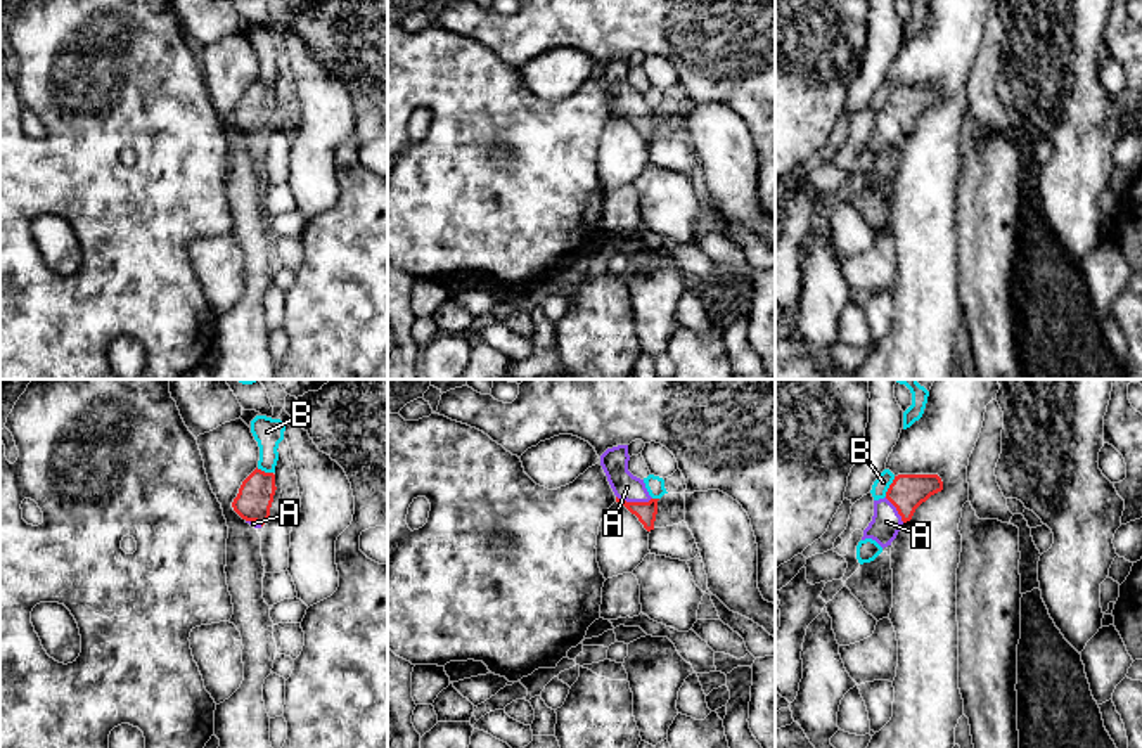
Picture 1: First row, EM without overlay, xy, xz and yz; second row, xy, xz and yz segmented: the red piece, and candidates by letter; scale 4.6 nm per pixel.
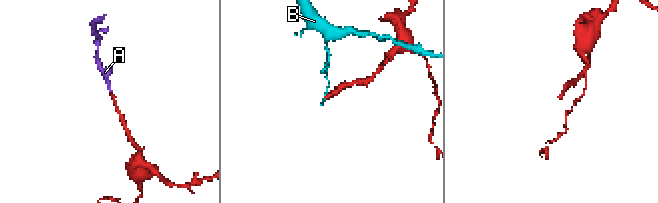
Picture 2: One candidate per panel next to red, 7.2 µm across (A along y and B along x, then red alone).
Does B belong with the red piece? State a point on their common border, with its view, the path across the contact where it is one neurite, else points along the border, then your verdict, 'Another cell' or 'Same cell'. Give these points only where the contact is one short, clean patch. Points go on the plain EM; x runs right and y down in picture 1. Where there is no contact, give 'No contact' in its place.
Touches red at yz (890, 99). Boundary: yz (895, 89), (885, 108). Another cell

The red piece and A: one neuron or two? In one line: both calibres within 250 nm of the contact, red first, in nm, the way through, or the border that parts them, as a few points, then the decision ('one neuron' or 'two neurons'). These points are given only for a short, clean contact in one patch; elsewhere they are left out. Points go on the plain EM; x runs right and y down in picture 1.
100 nm thick on the red side, 130 nm on the other; runs through xz (646, 123), (634, 115), (627, 99); one neuron

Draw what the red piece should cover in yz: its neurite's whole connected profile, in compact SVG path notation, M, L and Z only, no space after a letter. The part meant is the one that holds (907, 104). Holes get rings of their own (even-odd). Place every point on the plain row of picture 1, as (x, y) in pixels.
M898 87L886 109L874 113L874 128L863 142L865 151L876 152L882 161L891 158L903 135L910 133L915 121L931 107L943 102L938 87Z

